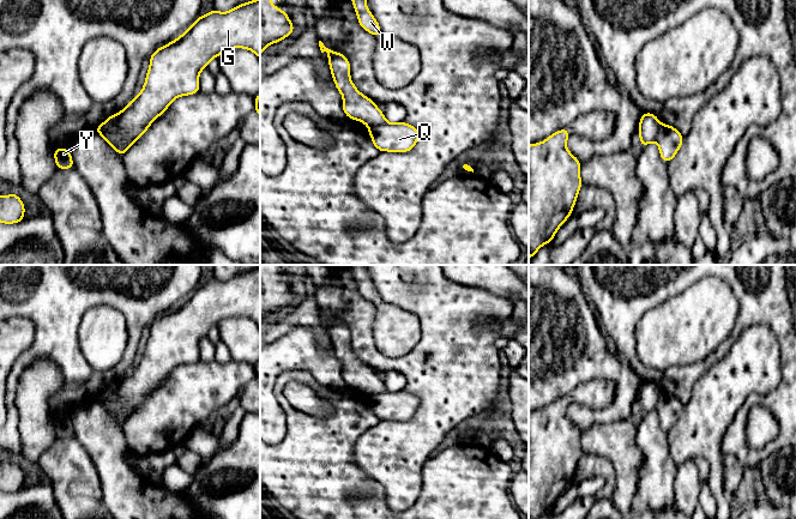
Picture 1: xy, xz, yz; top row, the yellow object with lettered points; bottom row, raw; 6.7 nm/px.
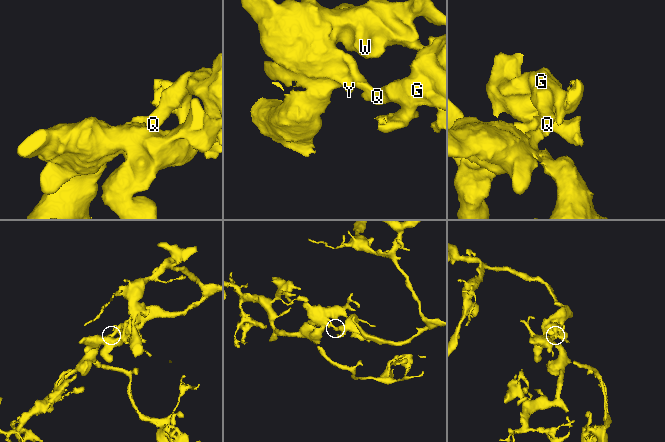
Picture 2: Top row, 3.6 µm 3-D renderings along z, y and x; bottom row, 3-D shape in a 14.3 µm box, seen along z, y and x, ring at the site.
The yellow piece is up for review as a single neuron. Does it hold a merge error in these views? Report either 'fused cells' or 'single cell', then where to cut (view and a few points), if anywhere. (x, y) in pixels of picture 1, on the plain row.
fused cells; cut in xy along (118, 382), (115, 396), (103, 405)

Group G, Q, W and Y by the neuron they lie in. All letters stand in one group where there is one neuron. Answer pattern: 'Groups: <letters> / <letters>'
Groups: G Q / W Y

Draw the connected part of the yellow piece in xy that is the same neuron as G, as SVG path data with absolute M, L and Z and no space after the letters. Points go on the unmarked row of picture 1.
M260 266L224 282L211 278L207 283L200 283L181 304L156 318L150 325L141 360L117 382L114 399L103 405L105 410L123 424L175 367L200 361L199 342L213 326L233 316L252 319L260 327Z

